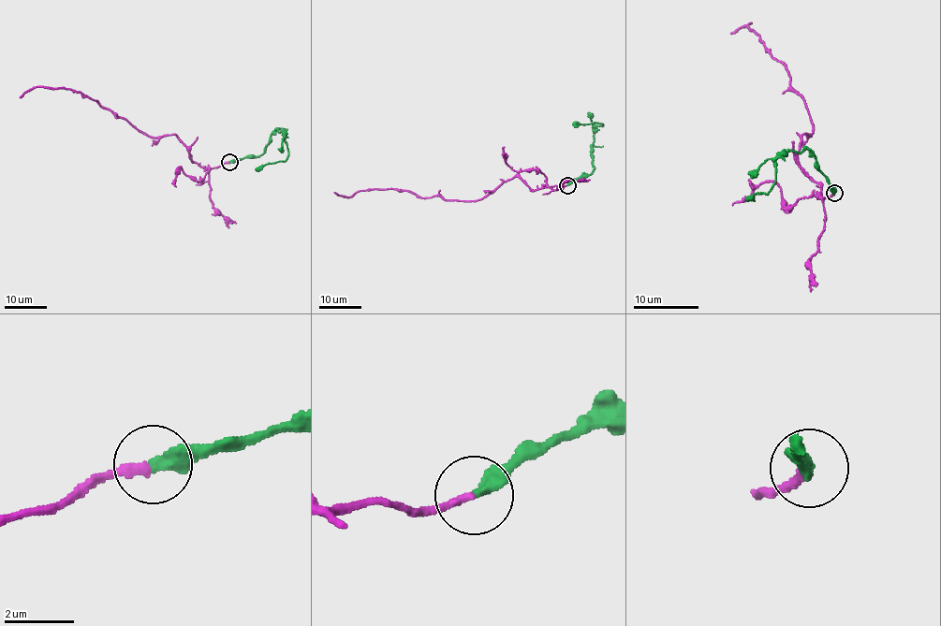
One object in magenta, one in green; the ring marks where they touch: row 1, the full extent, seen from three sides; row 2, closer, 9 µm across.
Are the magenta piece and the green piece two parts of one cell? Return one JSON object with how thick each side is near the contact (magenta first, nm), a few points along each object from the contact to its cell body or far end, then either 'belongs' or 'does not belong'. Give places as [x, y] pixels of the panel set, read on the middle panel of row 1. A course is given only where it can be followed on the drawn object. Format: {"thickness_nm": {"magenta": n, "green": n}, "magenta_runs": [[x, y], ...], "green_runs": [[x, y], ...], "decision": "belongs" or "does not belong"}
{"thickness_nm": {"magenta": 240, "green": 360}, "magenta_runs": [[566, 185], [533, 190], [517, 177], [474, 201], [420, 197], [393, 189], [366, 189], [347, 196], [334, 192]], "green_runs": [[567, 185], [590, 175], [594, 130], [595, 125], [603, 125], [600, 123], [574, 127]], "decision": "belongs"}

